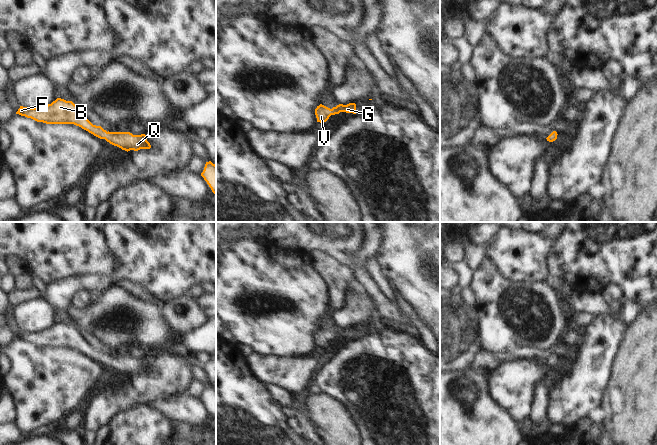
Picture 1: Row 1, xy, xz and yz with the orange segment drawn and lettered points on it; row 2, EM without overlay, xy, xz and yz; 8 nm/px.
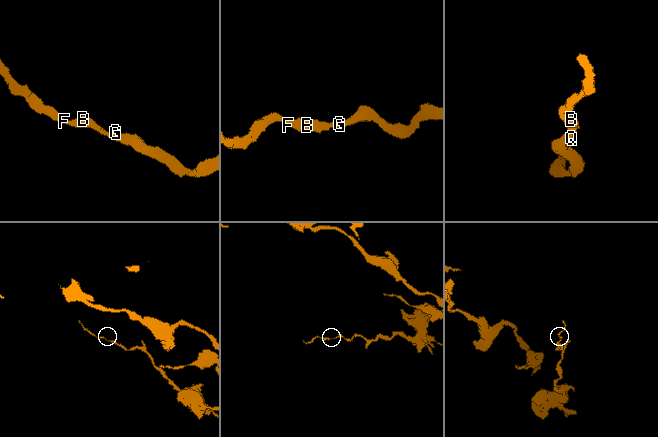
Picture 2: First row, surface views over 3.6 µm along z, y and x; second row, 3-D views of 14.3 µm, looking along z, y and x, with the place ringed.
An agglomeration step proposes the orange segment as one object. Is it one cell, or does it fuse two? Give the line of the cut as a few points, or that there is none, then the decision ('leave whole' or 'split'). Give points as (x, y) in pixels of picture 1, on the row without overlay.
cut none; leave whole

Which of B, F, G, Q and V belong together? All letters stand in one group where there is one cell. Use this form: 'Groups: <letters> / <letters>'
Groups: B F G Q V

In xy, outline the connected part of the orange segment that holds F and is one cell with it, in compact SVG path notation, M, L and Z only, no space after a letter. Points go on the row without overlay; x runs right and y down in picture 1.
M61 322L38 332L20 330L16 338L46 348L74 348L127 376L151 372L145 358L133 359L130 356L107 356L101 350L93 349L72 325Z

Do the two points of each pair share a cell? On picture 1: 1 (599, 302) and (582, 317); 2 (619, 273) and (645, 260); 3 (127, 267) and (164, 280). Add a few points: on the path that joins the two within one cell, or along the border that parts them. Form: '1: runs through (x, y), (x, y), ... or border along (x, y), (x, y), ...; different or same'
1: border along (573, 310), (592, 313), (595, 316); different
2: runs through (626, 266), (634, 255), (638, 255); same
3: runs through (136, 267), (151, 267), (155, 271); same

